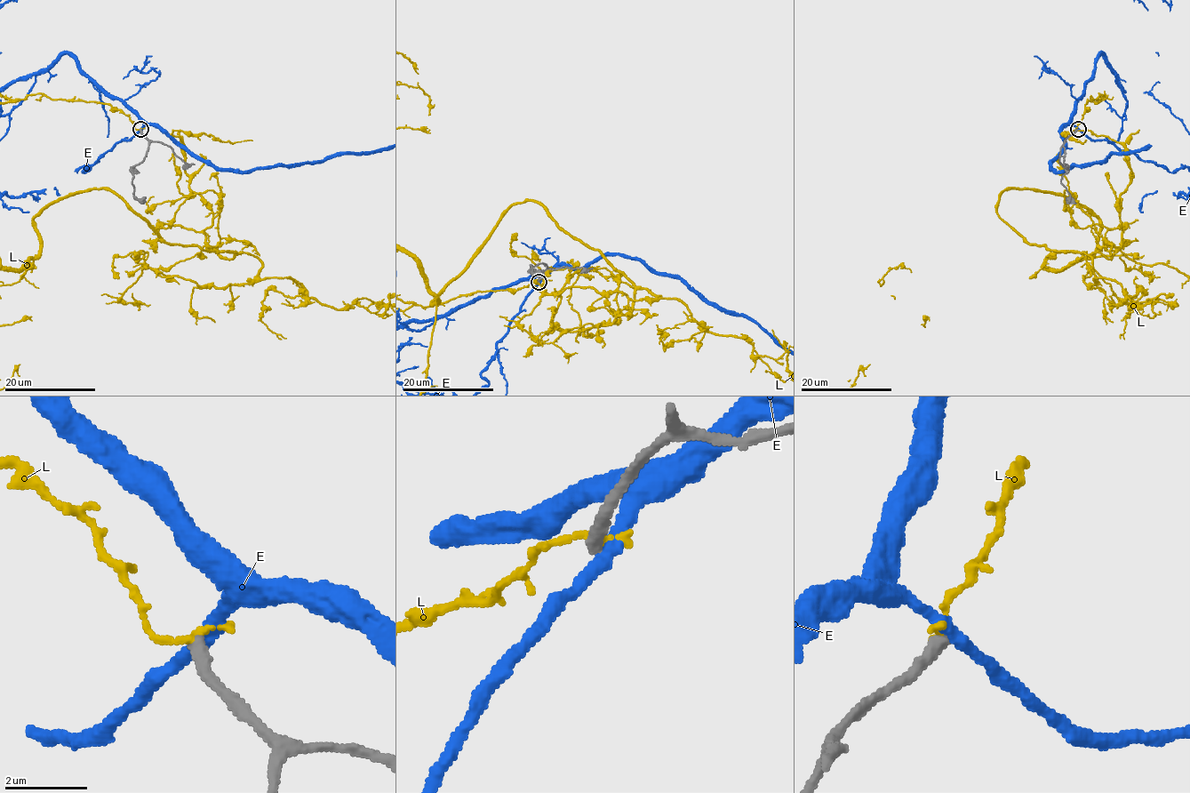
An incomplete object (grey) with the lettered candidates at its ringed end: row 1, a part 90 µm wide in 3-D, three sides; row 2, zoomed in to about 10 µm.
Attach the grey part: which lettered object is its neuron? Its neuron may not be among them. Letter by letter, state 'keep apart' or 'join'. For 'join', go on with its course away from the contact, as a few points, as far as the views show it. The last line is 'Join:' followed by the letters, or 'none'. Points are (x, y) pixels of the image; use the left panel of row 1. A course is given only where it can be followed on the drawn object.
E: keep apart
L: keep apart
Join: none

